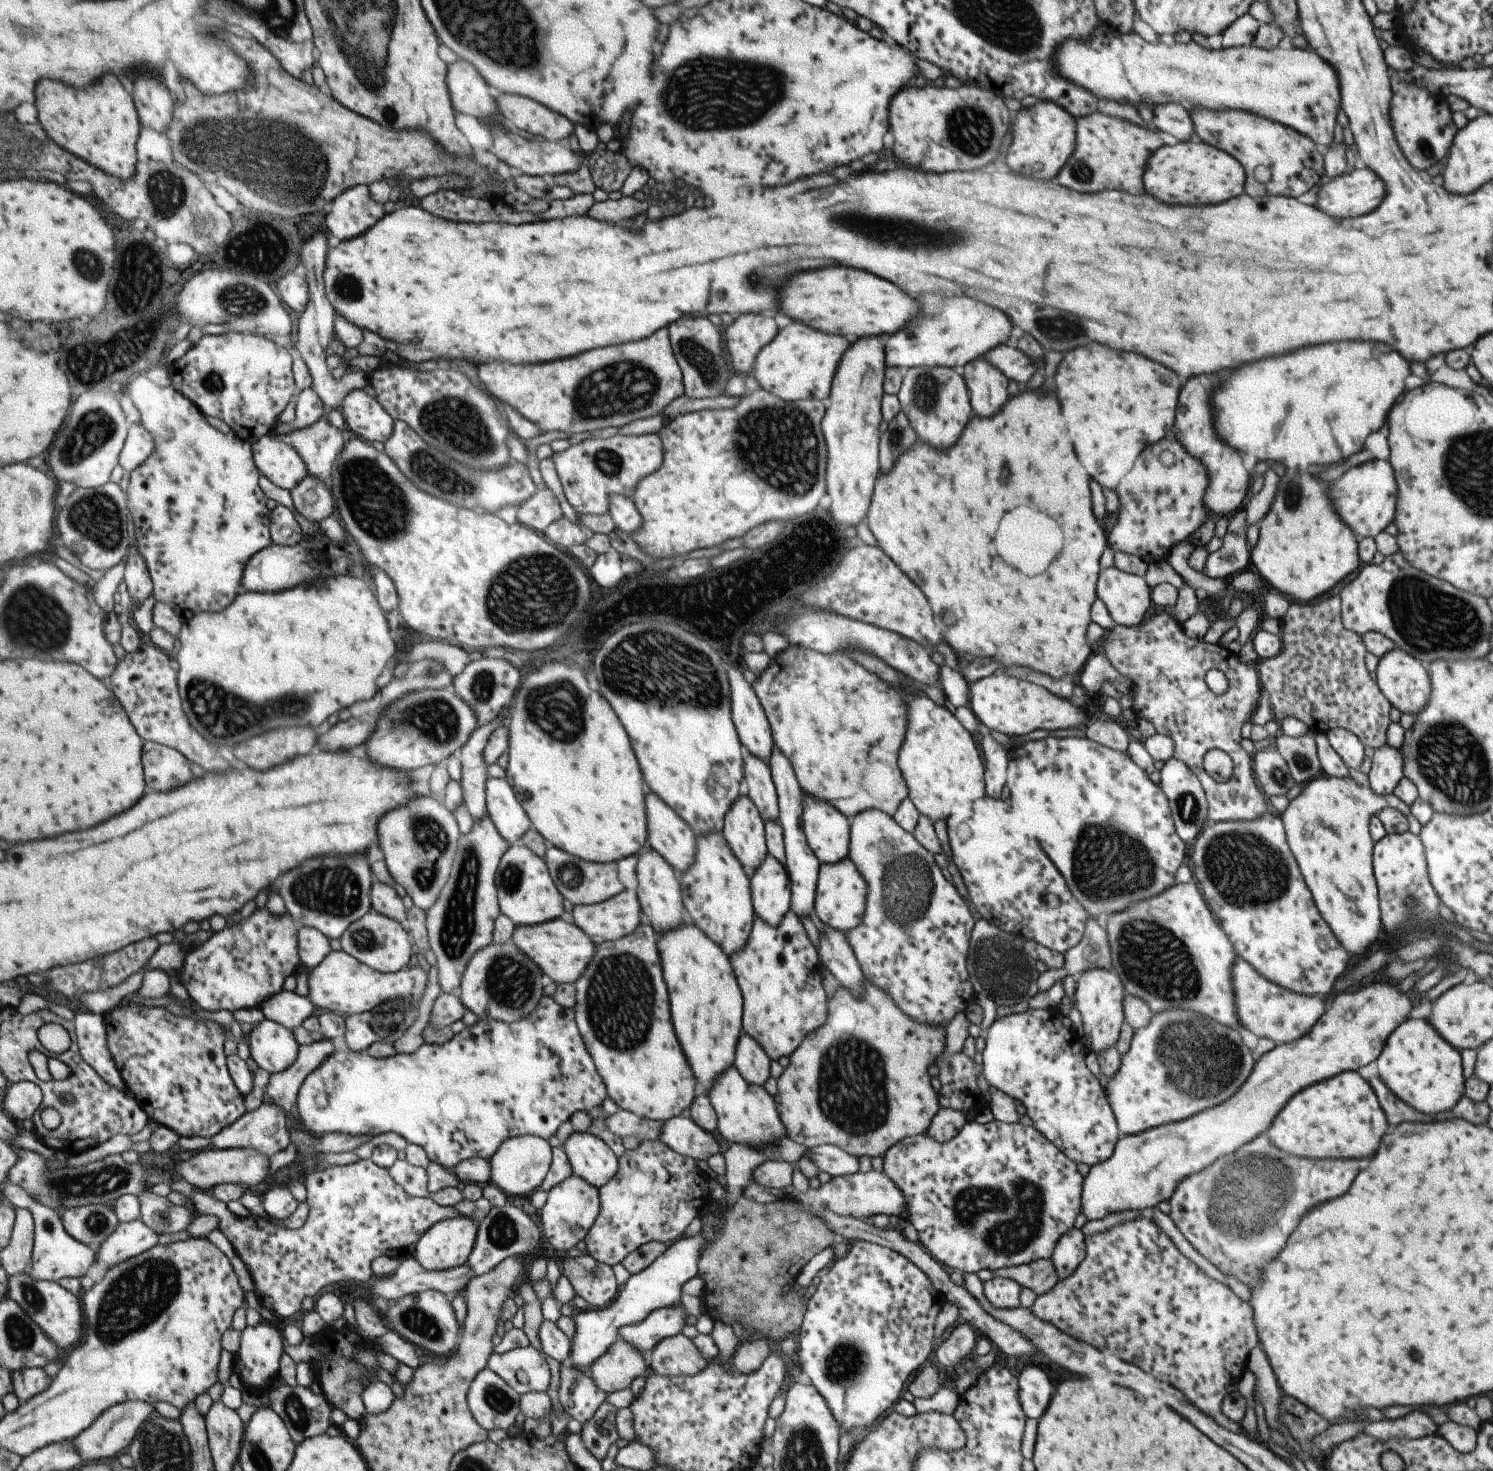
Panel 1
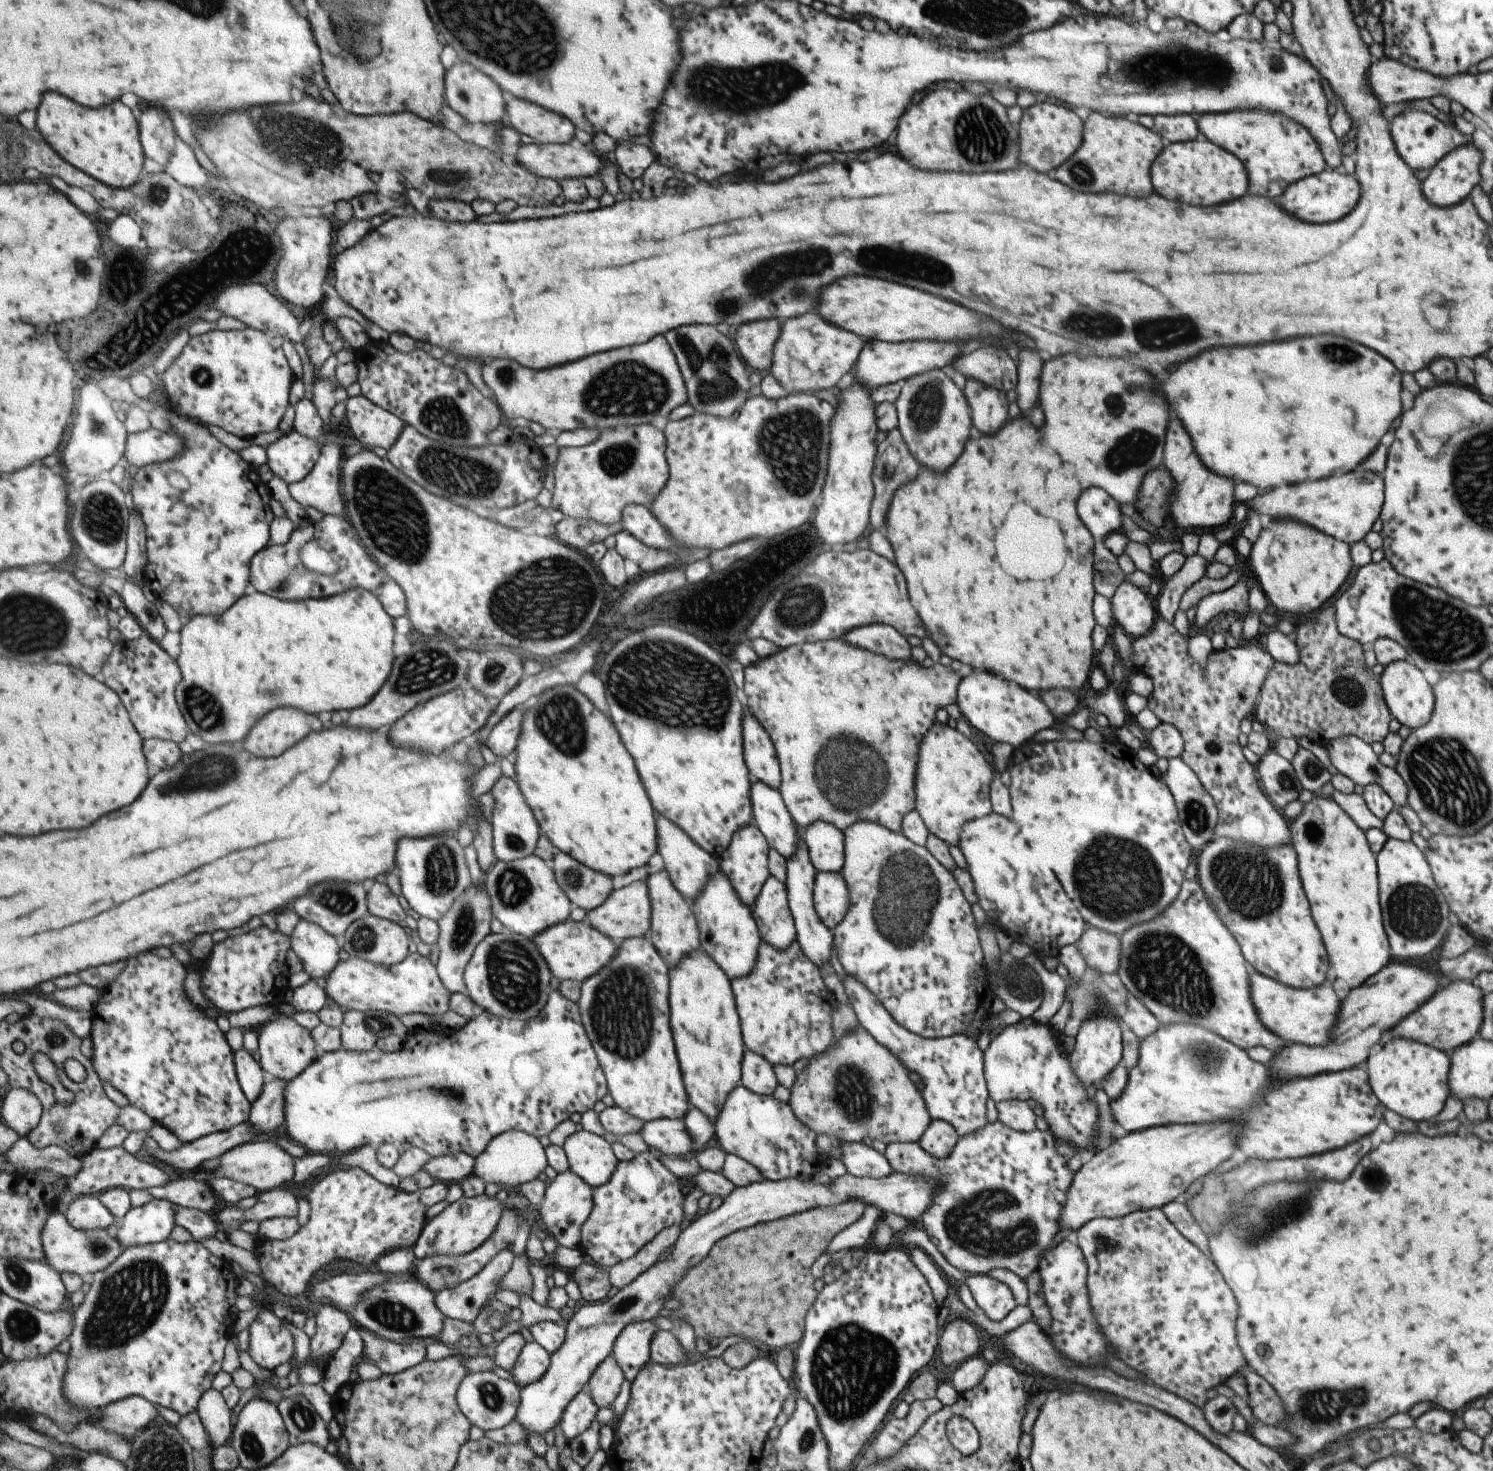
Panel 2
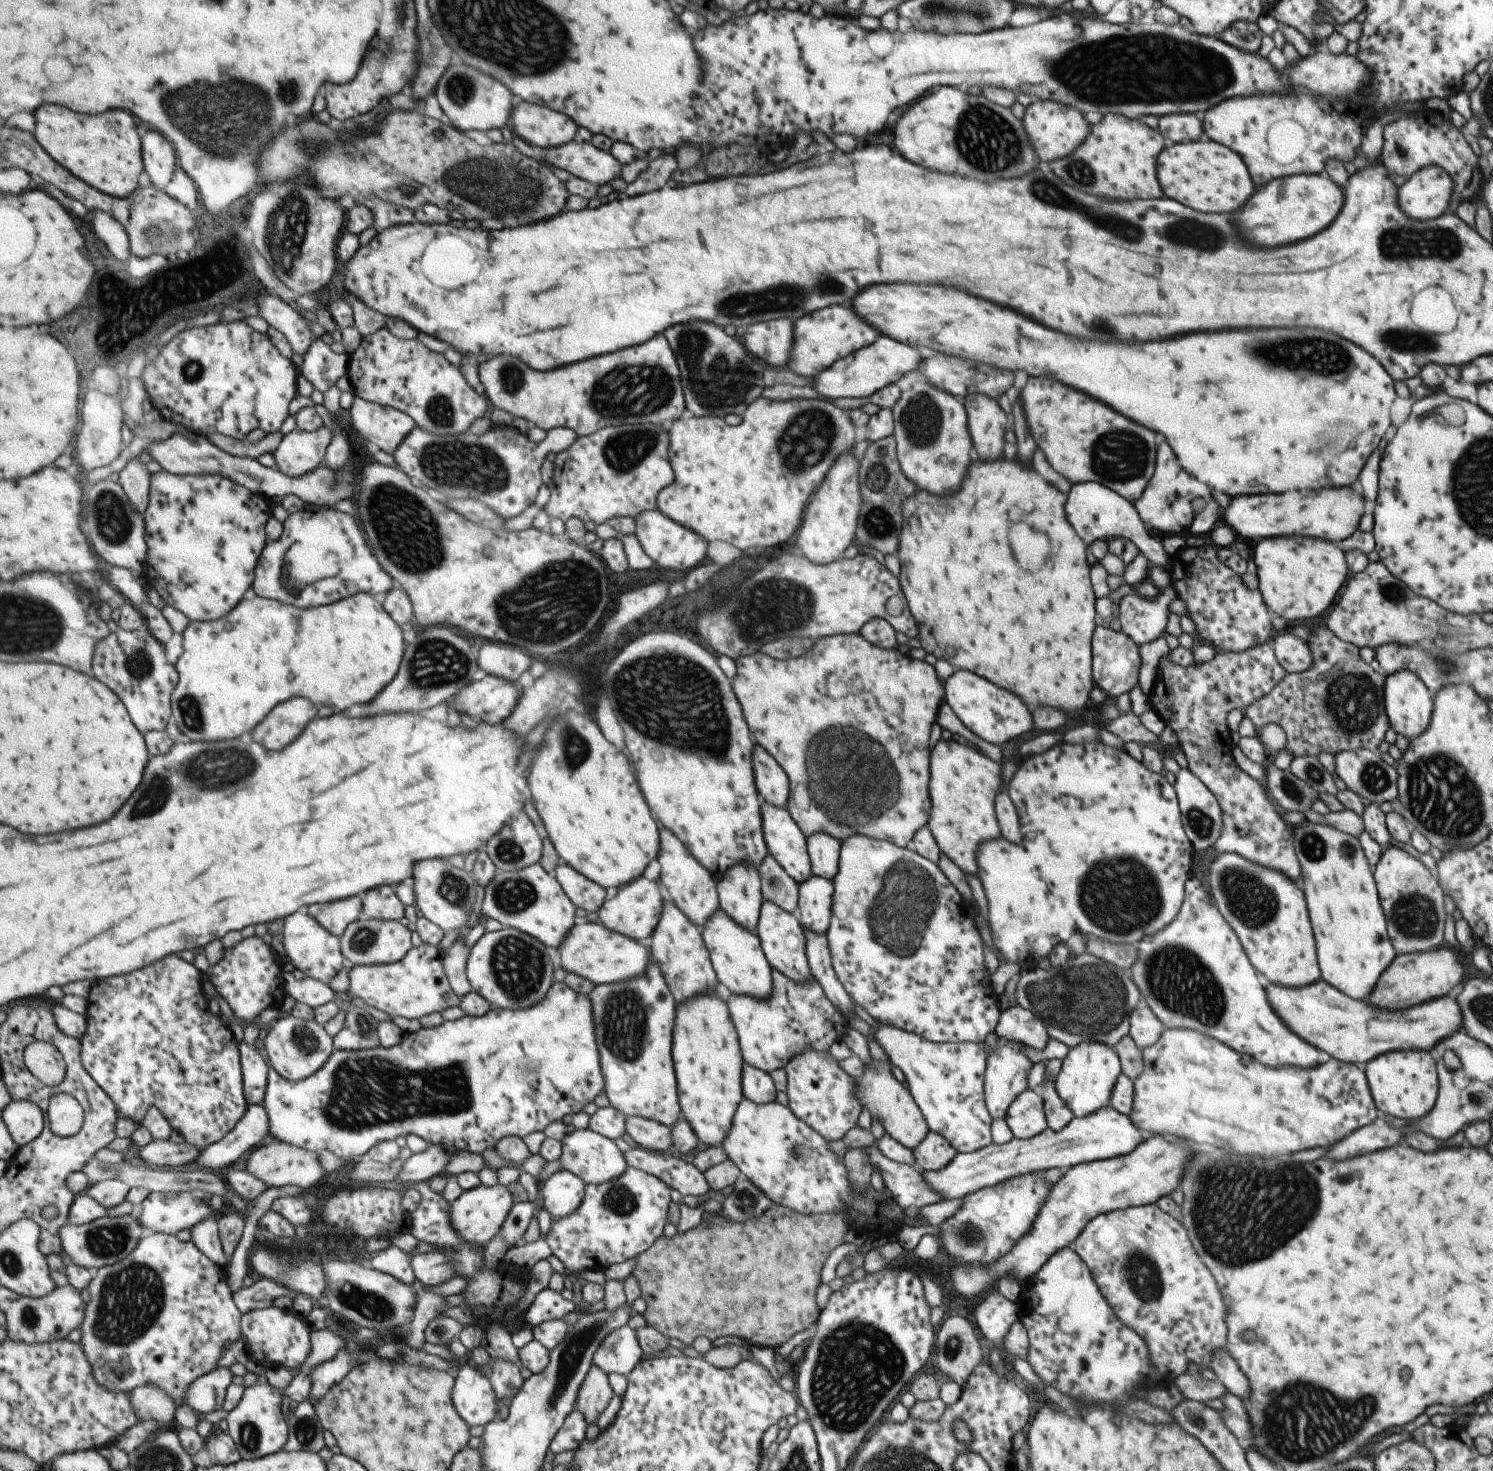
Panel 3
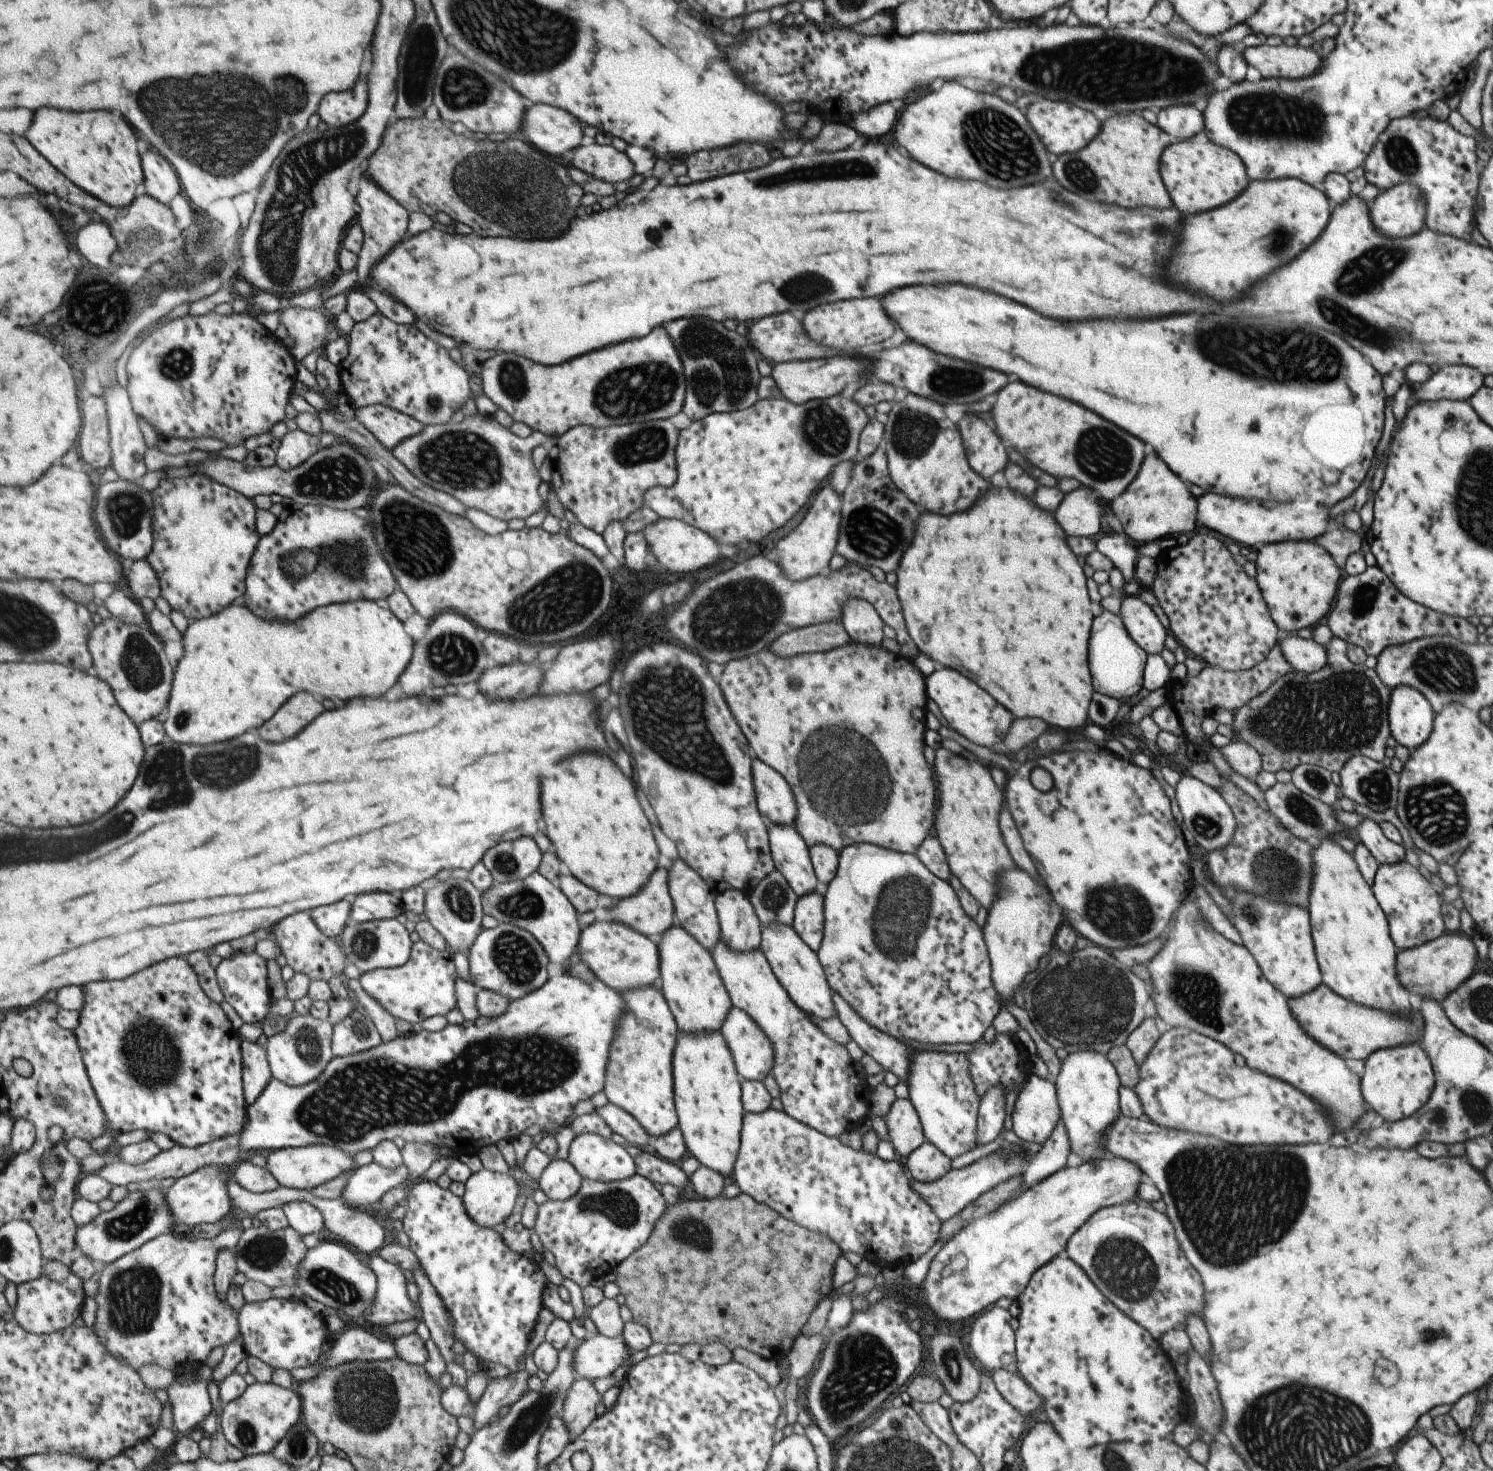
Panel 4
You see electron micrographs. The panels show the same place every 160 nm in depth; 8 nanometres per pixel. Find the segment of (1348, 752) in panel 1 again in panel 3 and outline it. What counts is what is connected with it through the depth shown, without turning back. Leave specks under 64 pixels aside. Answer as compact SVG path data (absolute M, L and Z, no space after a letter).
M1366 748L1340 750L1333 755L1334 772L1345 786L1365 798L1369 803L1376 805L1382 802L1390 802L1398 798L1397 779L1398 774L1394 765L1386 764L1378 752L1367 750Z

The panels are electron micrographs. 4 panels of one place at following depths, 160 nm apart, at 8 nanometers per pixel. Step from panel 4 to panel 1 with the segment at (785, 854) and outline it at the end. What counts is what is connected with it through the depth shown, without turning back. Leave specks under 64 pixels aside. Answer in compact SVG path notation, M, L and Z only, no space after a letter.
M743 753L743 793L756 806L763 821L777 821L778 806L775 787L768 764L751 753Z

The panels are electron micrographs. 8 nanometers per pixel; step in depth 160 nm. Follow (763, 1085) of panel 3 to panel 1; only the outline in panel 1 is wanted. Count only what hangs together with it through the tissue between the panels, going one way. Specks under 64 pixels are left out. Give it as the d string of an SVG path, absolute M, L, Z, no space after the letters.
M748 1034L738 1036L732 1065L747 1084L762 1086L770 1076L769 1058Z

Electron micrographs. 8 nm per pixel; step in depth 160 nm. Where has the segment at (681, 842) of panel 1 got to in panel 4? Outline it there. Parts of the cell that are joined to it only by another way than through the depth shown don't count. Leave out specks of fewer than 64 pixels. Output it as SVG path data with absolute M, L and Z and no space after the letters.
M679 857L671 860L671 866L666 868L670 897L674 900L675 918L679 919L679 926L683 927L693 938L711 950L719 940L720 926L714 907L714 897L709 884L698 874L698 871L687 866Z

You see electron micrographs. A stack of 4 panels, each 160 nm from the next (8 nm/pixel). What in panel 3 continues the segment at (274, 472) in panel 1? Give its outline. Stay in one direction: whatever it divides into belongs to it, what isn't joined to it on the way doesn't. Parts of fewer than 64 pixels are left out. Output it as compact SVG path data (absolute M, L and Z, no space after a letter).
M324 426L313 432L297 428L286 434L274 452L279 470L293 478L311 474L323 464L332 438L331 430Z

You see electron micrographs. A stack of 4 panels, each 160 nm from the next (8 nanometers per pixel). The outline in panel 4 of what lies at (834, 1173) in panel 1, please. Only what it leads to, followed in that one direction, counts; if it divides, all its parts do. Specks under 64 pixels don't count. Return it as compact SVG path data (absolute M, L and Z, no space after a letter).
M1000 1148L999 1150L980 1158L970 1165L960 1169L952 1169L947 1171L940 1179L923 1182L916 1181L911 1178L908 1180L912 1191L923 1199L923 1202L930 1206L935 1216L942 1223L951 1216L958 1214L959 1211L974 1201L982 1192L989 1190L997 1183L1003 1182L1012 1176L1019 1175L1024 1170L1021 1151L1011 1151L1009 1148Z

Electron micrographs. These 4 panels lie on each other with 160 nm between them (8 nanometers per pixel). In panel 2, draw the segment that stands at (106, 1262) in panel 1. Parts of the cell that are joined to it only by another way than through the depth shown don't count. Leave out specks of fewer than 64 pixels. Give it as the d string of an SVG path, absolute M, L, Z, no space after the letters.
M154 1198L147 1204L131 1208L122 1218L115 1238L125 1248L163 1242L175 1228L176 1213L172 1201Z

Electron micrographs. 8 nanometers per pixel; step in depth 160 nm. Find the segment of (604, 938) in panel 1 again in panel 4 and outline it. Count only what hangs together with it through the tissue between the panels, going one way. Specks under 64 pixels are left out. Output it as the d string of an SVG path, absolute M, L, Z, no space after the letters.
M658 868L651 874L645 888L634 897L622 898L614 907L607 908L607 912L613 921L639 931L647 938L659 936L673 920L671 899L667 870Z

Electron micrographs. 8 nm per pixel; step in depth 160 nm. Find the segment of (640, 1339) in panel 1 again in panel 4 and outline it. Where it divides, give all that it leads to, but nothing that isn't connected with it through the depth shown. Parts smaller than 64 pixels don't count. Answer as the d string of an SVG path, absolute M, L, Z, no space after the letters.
M601 1332L588 1335L576 1350L577 1378L607 1378L629 1362L632 1348L623 1335L610 1337Z

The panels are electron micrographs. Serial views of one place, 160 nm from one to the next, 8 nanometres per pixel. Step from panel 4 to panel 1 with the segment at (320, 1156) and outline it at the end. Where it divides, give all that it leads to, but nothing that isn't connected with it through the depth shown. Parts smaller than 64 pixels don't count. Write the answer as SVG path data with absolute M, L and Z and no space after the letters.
M217 1147L193 1152L188 1160L180 1160L175 1165L175 1171L189 1184L202 1191L209 1191L223 1183L242 1184L245 1188L255 1191L255 1186L261 1184L269 1176L269 1158L253 1149L218 1149Z

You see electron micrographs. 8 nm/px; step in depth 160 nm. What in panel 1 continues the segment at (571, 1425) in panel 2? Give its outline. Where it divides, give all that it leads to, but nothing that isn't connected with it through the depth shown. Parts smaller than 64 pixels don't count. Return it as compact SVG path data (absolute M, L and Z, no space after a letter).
M570 1361L560 1365L559 1381L559 1400L563 1409L583 1425L595 1416L609 1396L609 1393L595 1382L591 1370L587 1372L576 1369Z

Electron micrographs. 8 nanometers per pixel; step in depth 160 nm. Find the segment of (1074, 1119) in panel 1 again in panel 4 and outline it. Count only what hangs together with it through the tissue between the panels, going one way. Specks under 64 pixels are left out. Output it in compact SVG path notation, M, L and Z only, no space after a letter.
M998 1084L991 1085L978 1102L976 1146L997 1138L1005 1120L1005 1093Z

